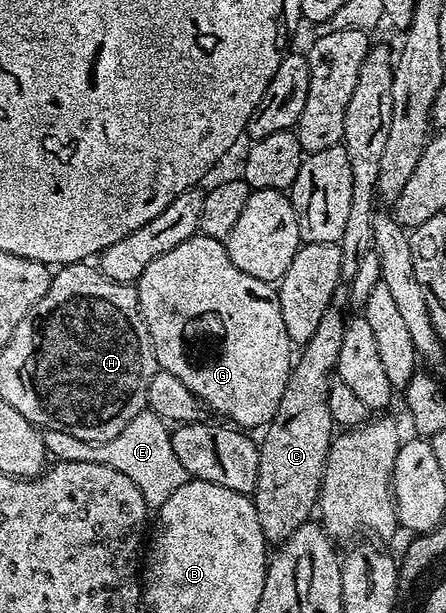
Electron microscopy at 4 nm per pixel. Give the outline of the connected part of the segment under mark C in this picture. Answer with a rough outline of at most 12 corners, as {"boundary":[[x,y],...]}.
{"boundary":[[339,286],[300,349],[259,447],[266,541],[314,515],[347,323]]}

